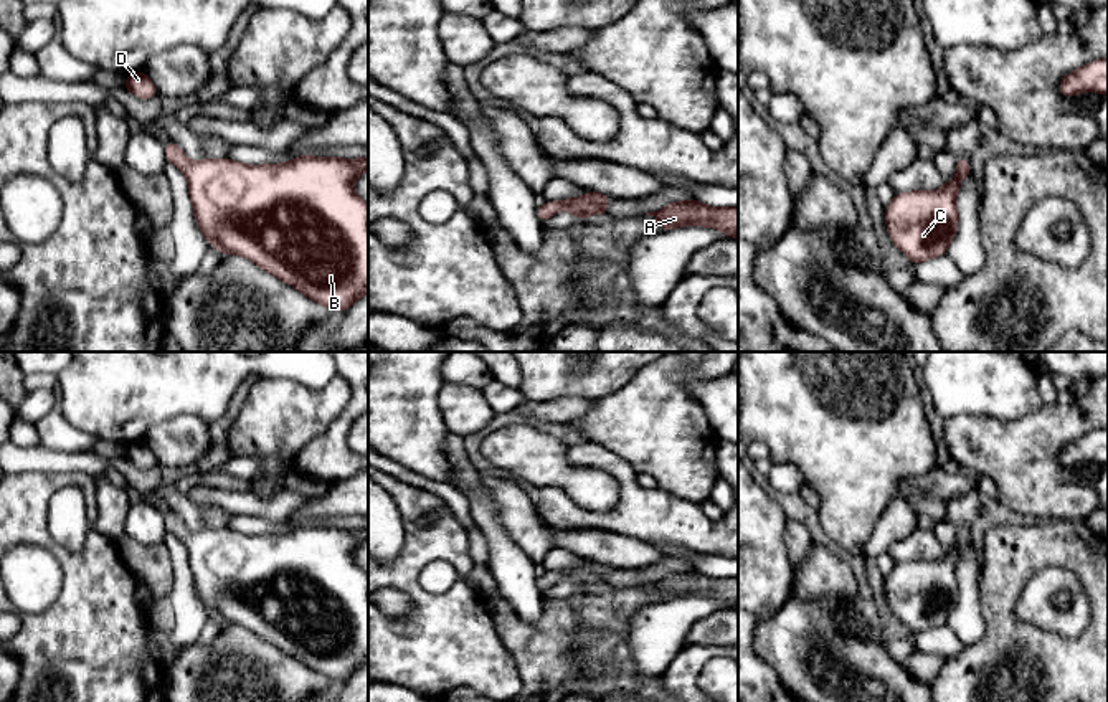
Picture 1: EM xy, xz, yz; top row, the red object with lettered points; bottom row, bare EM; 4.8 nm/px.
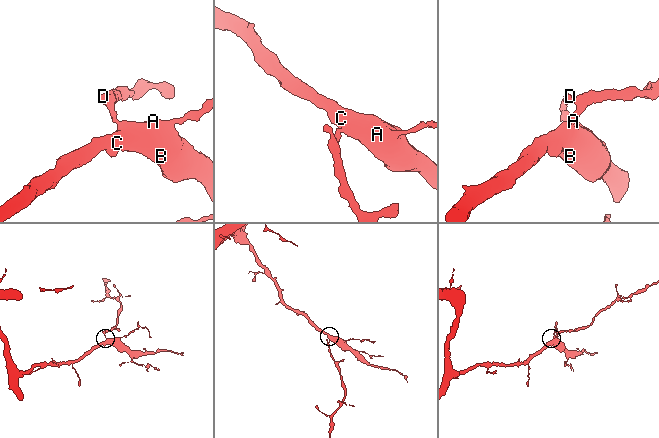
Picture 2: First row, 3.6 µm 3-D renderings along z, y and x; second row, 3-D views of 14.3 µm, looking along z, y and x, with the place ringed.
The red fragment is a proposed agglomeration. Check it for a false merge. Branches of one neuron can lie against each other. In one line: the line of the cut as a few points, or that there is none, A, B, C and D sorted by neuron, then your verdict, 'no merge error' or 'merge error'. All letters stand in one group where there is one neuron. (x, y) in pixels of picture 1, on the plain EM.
cut none; groups A B C D; no merge error

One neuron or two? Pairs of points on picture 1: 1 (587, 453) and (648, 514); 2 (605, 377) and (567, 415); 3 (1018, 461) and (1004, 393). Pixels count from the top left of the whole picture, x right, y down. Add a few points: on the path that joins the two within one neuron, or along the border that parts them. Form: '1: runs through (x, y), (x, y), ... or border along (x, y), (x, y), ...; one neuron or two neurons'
1: runs through (605, 460), (626, 479), (631, 496); one neuron
2: border along (595, 398), (555, 397), (545, 402); two neurons
3: border along (1042, 403), (1036, 412), (1018, 420), (971, 415); two neurons

